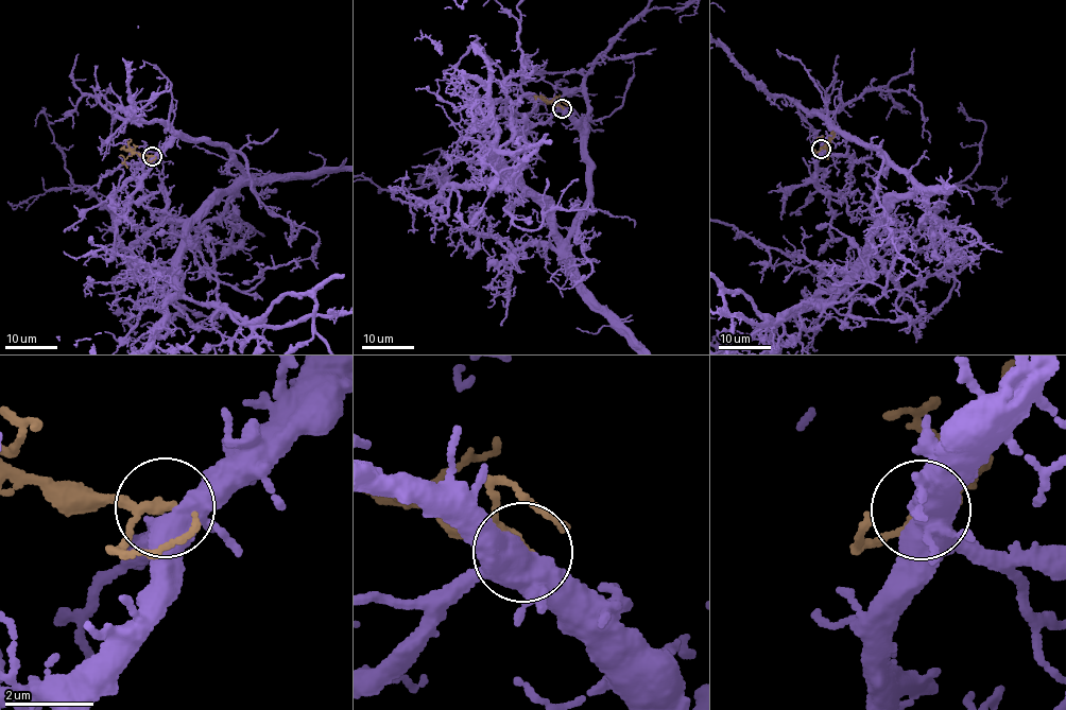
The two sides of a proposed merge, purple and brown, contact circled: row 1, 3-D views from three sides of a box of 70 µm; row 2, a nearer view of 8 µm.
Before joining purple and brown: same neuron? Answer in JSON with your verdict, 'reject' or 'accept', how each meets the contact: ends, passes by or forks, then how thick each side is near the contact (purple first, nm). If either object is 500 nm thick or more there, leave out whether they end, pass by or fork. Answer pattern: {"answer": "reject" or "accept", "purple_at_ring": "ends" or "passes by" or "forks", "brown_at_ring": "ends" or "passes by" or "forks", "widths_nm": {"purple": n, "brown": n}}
{"answer": "accept", "purple_at_ring": "forks", "brown_at_ring": "passes by", "widths_nm": {"purple": 480, "brown": 190}}

